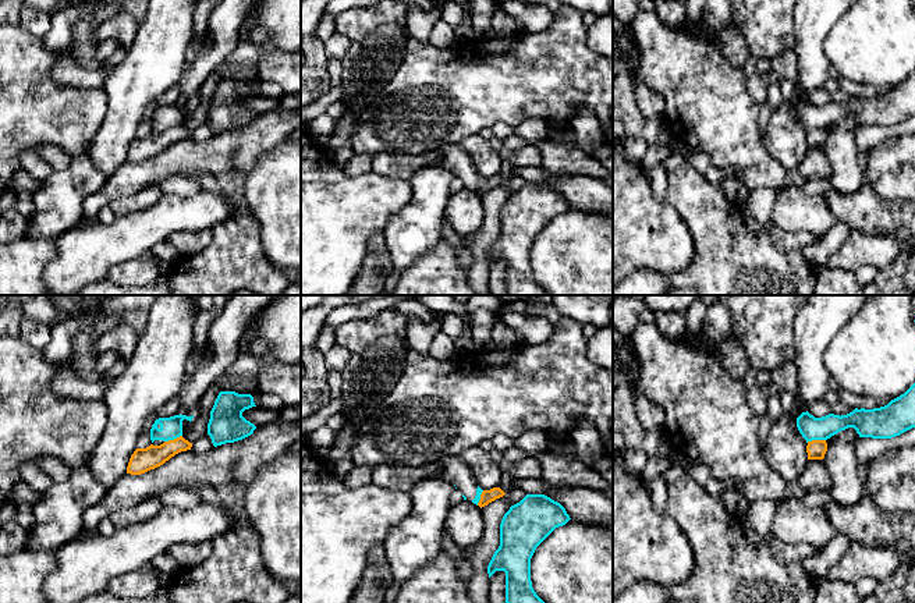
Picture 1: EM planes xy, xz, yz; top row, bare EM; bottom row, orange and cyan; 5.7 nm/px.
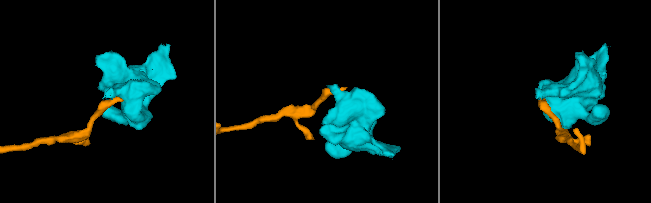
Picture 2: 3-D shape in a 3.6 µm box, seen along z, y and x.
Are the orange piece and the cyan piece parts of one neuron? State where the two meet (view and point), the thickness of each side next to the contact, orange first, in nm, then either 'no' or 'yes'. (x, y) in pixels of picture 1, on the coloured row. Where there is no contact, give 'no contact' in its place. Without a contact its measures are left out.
yz (815, 440) | 110/140 nm | no

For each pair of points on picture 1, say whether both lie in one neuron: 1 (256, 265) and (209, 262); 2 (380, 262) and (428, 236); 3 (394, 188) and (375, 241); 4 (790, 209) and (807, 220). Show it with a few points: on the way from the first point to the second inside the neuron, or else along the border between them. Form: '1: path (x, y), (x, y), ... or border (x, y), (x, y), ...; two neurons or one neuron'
1: path (245, 265), (220, 263); one neuron
2: border (382, 231), (393, 268); two neurons
3: border (382, 230), (371, 237), (364, 261); two neurons
4: path (794, 210), (802, 216); one neuron

